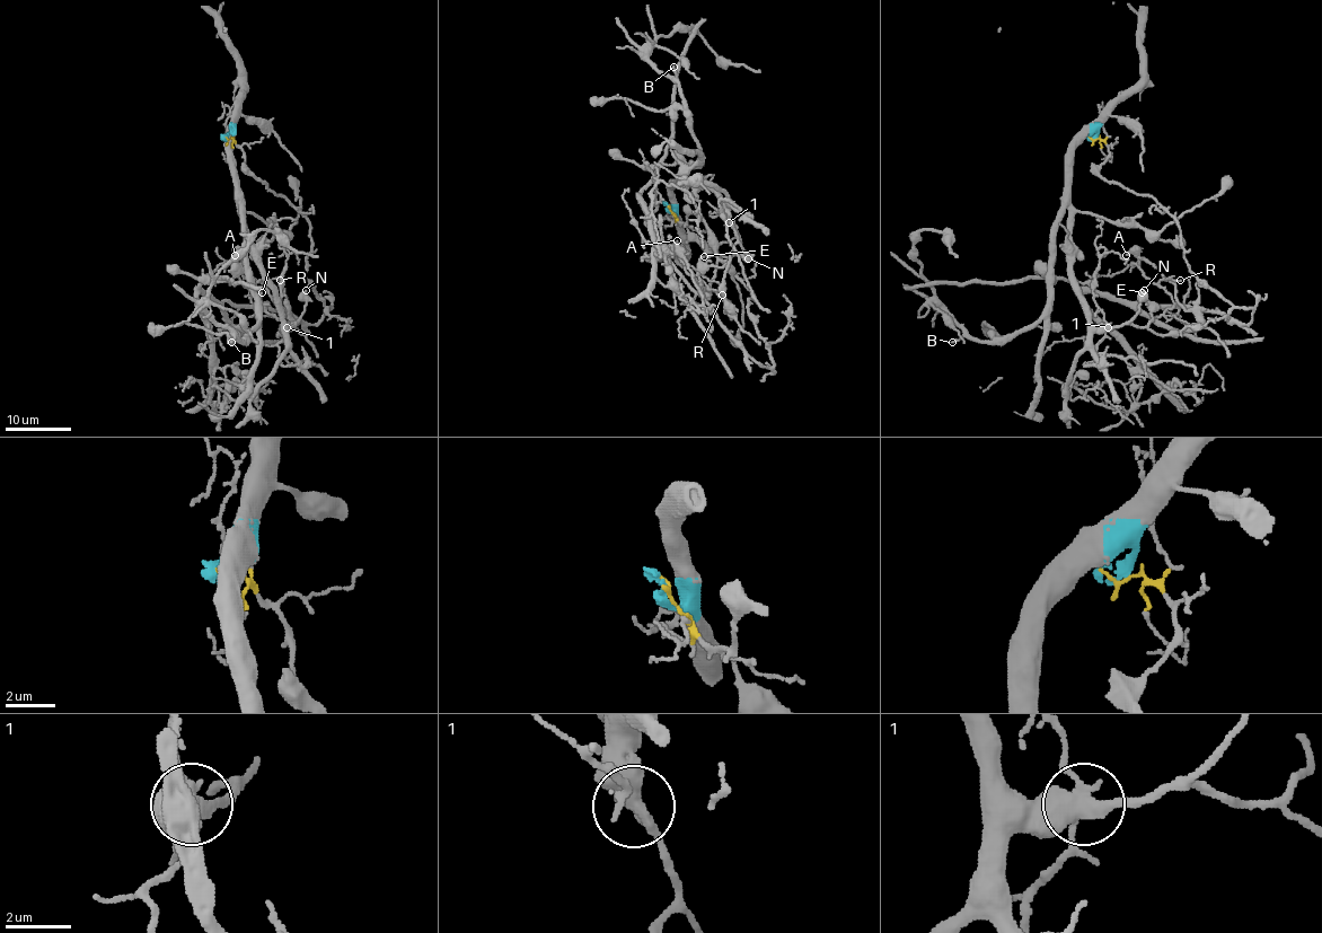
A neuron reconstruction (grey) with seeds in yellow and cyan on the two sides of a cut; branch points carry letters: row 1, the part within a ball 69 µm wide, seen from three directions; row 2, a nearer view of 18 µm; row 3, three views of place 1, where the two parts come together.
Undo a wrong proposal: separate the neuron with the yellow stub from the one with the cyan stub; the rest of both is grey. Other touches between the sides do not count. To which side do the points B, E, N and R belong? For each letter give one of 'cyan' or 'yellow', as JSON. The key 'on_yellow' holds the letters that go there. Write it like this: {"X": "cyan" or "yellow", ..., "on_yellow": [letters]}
{"B": "cyan", "E": "cyan", "N": "cyan", "R": "yellow", "on_yellow": ["R"]}

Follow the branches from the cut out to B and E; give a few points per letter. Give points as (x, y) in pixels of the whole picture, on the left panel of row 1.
B: (225, 139), (232, 131), (236, 203), (240, 208), (246, 263), (258, 320), (243, 340), (235, 336), (231, 342)
E: (225, 139), (232, 131), (237, 214), (250, 255), (272, 288), (280, 317), (291, 327), (257, 300), (262, 292)

